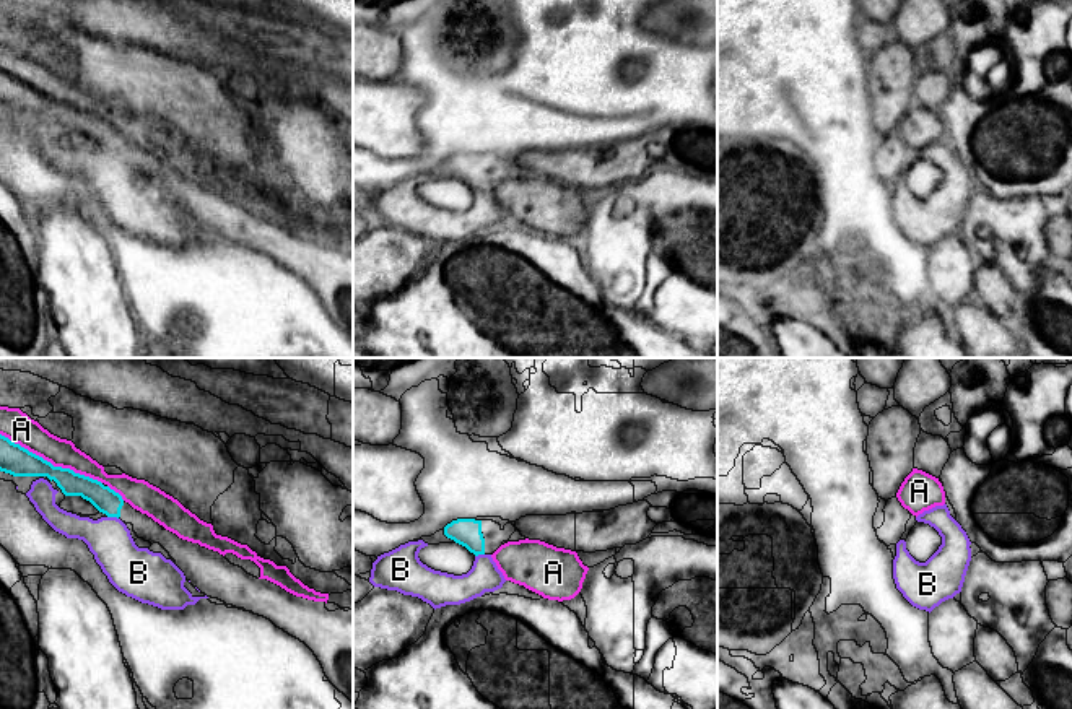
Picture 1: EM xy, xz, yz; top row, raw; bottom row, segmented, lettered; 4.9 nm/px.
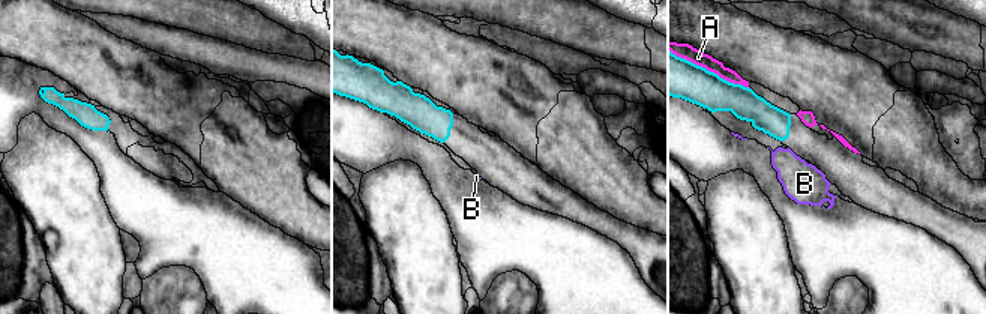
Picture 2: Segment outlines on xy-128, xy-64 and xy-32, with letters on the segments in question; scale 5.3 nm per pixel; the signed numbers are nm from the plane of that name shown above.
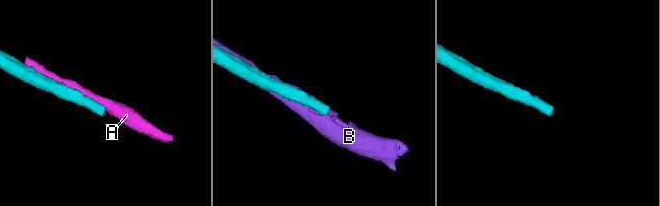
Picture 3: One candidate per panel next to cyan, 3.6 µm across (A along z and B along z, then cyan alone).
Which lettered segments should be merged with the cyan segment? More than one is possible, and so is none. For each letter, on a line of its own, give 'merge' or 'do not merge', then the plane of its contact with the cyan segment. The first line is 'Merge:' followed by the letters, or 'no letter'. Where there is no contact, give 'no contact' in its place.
Merge: no letter
A: do not merge; contact in xy
B: do not merge; contact in xy

